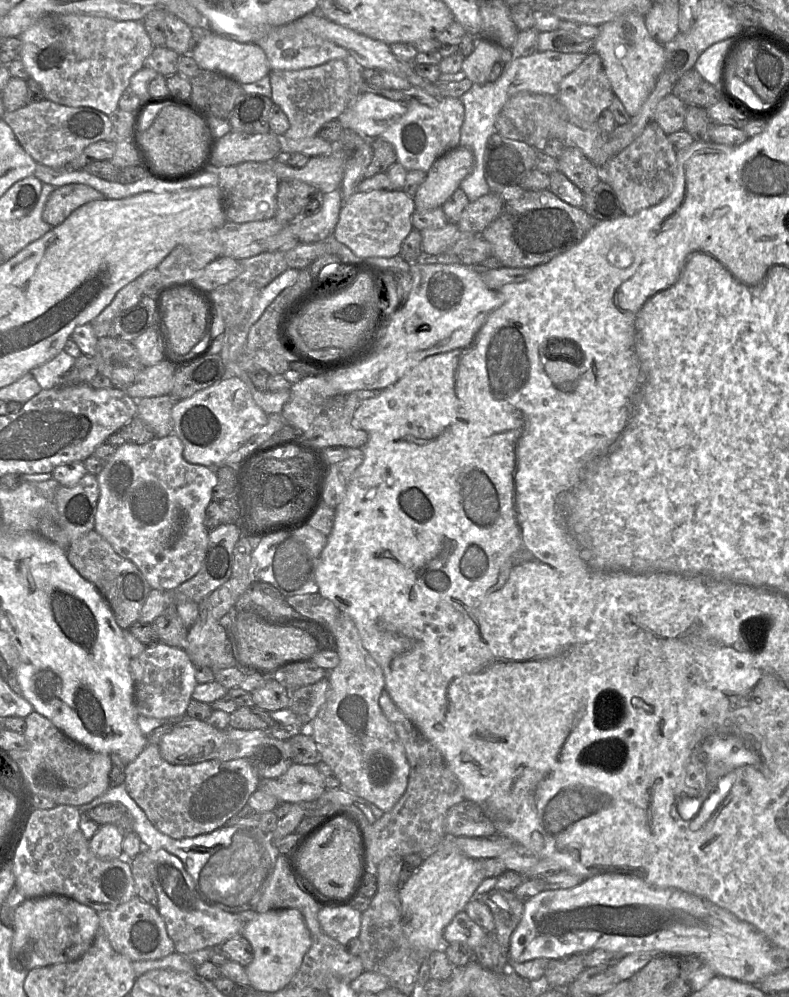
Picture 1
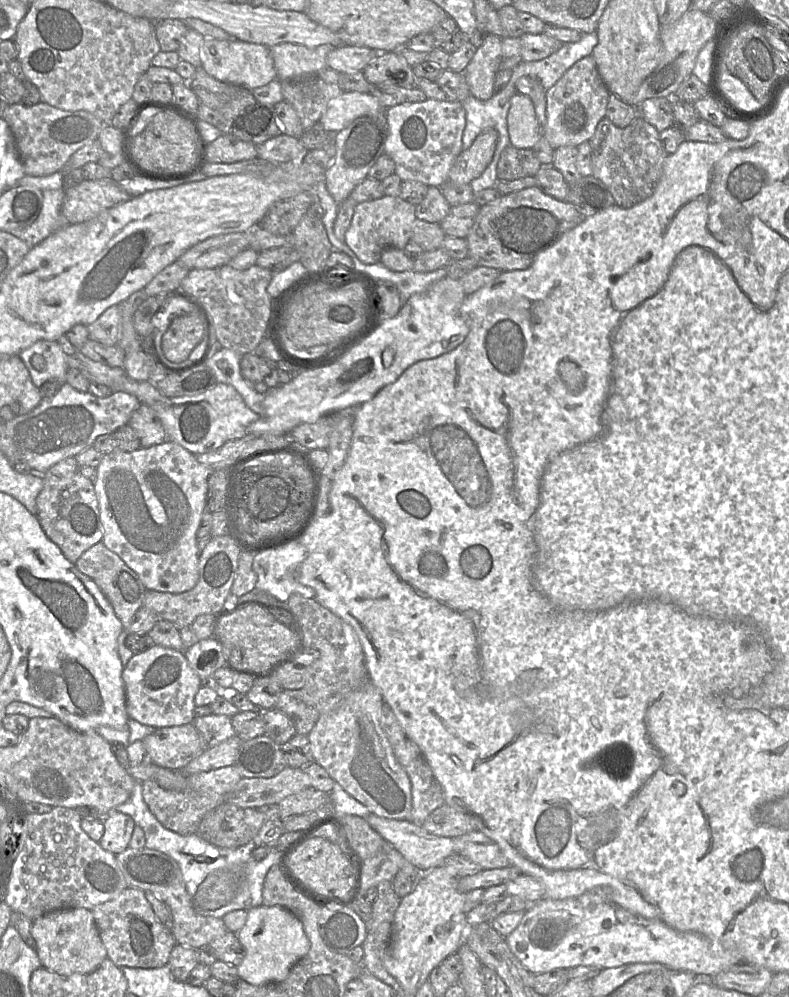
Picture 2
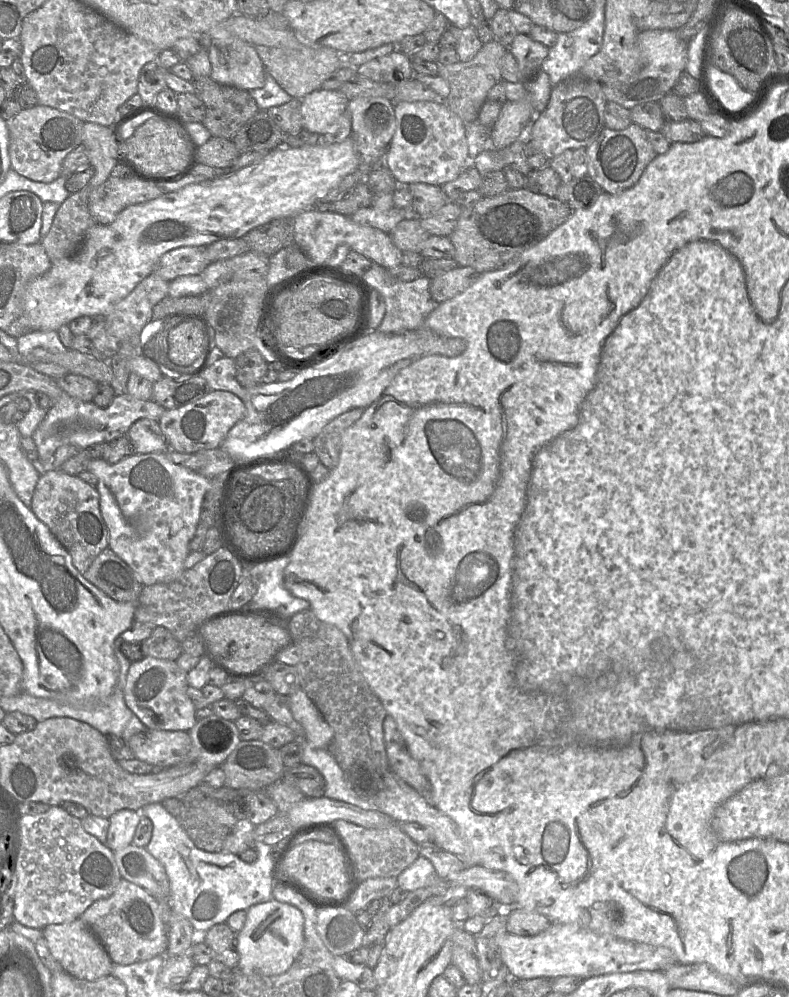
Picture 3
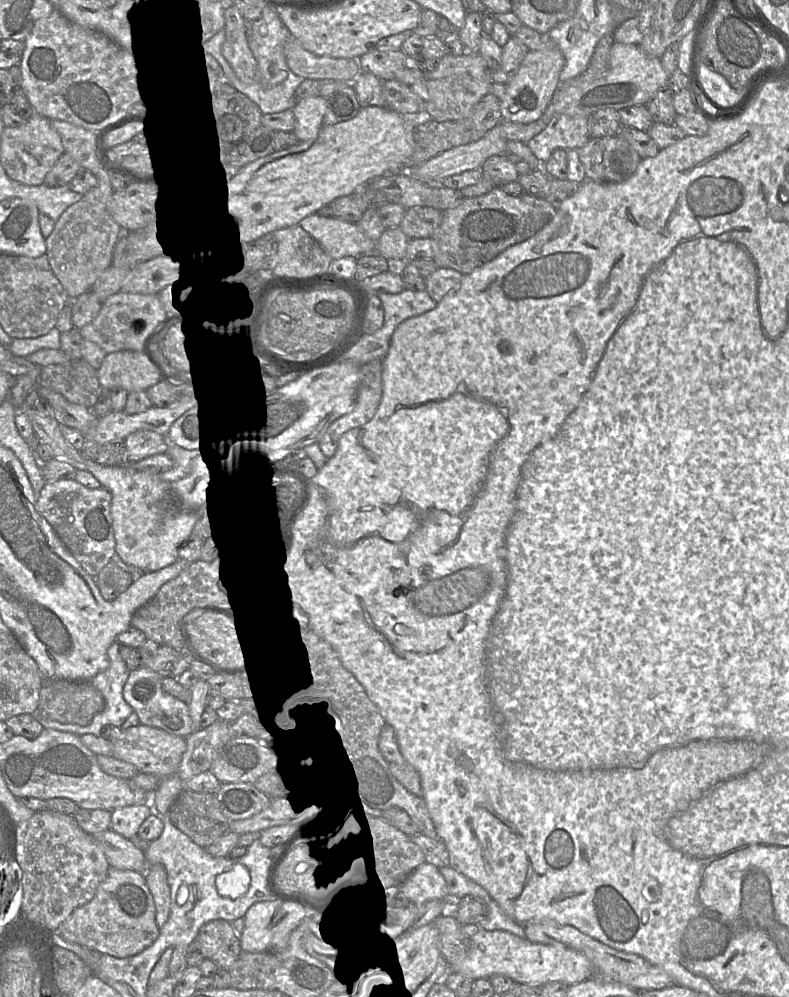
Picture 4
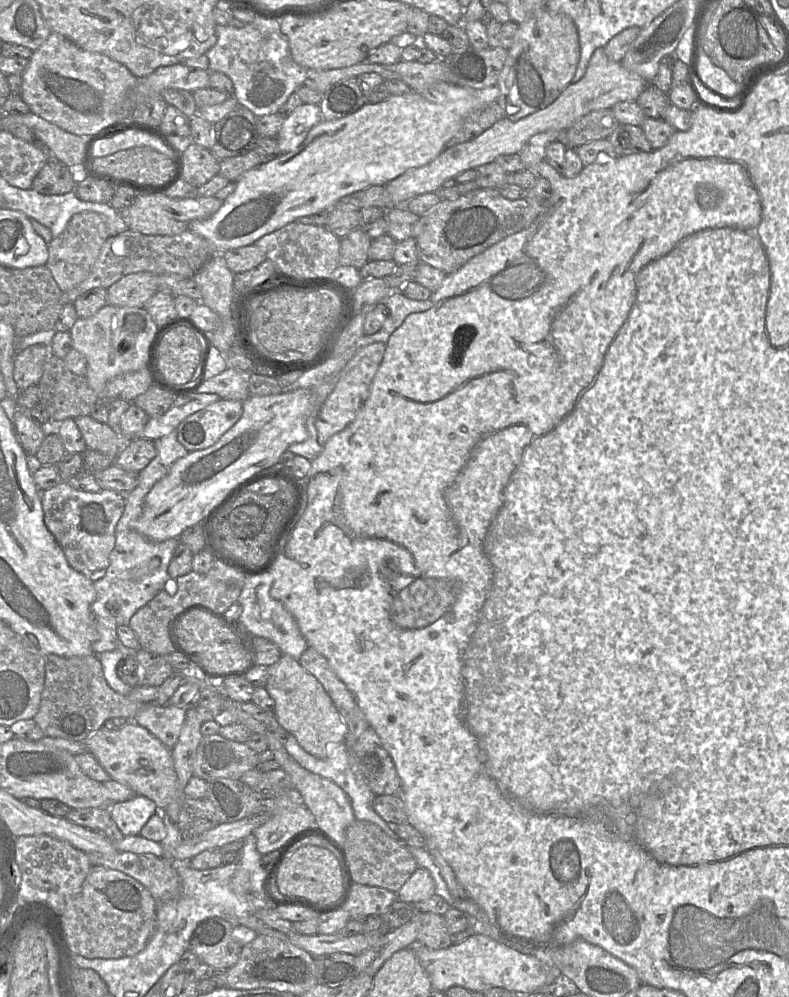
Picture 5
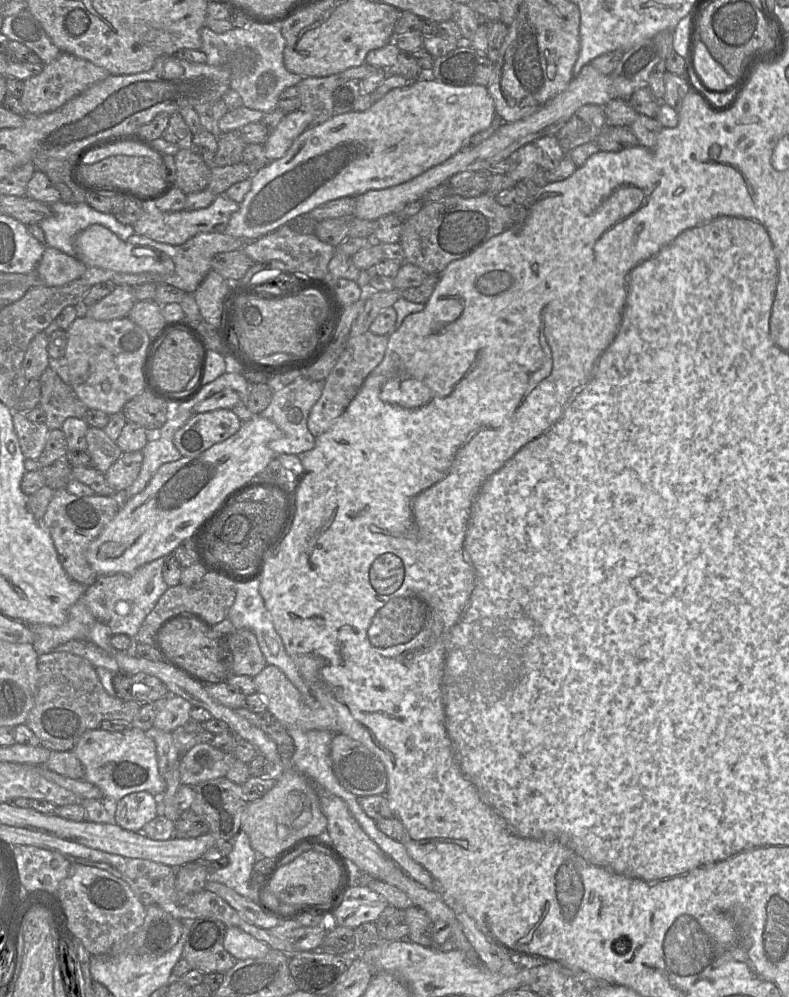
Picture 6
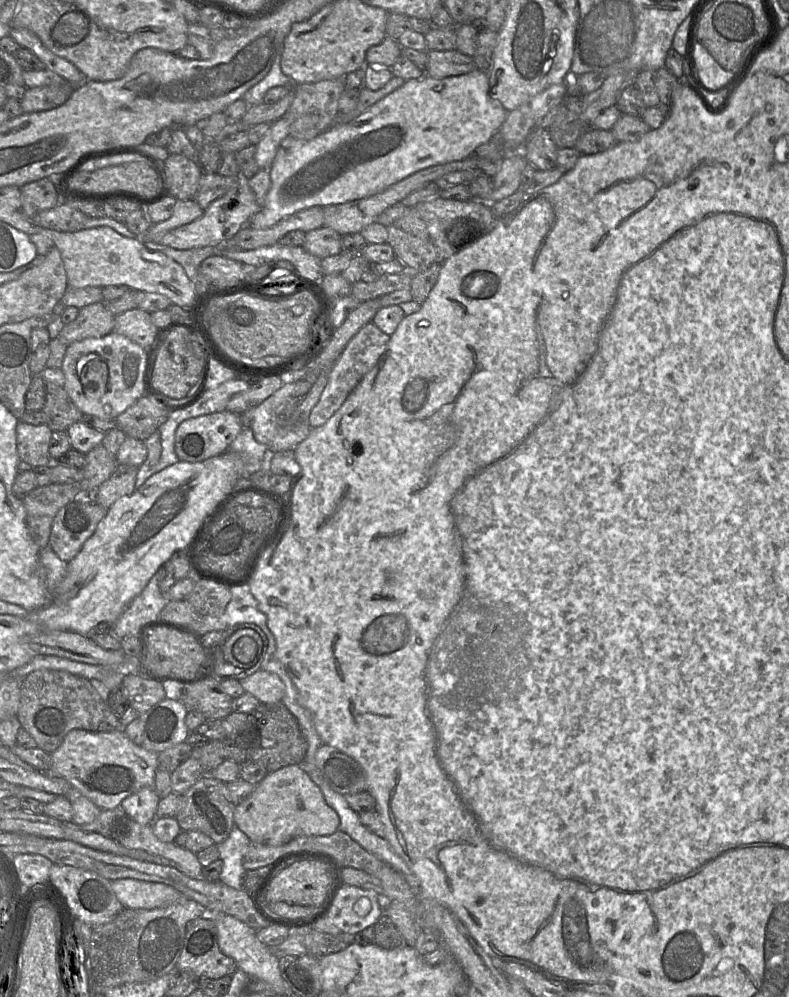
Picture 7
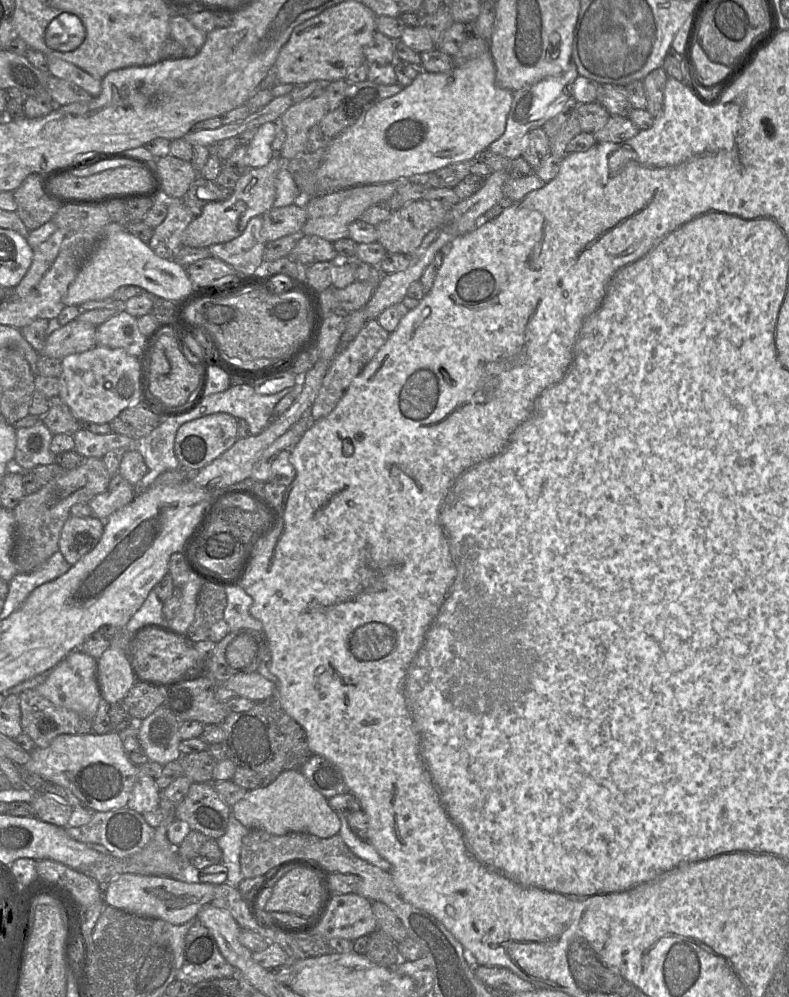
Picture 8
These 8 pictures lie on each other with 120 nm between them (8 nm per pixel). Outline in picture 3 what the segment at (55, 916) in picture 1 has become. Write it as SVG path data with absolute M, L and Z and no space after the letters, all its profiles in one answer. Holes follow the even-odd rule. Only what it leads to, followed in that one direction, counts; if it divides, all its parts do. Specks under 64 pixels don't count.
M80 918L69 923L47 925L42 929L42 935L47 942L51 955L60 963L63 970L71 976L95 981L111 974L112 961L108 953Z

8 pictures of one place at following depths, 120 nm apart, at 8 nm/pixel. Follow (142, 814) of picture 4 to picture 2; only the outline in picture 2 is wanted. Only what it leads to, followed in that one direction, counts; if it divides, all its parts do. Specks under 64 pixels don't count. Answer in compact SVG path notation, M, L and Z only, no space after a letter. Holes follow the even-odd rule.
M113 811L104 817L103 824L104 833L99 844L104 850L116 855L129 847L136 826L129 815Z

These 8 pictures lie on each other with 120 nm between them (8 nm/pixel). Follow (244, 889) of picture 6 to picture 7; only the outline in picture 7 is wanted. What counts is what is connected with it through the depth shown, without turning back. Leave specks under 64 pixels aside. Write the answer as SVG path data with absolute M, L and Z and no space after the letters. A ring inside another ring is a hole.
M236 825L233 826L228 838L217 844L219 859L223 862L220 882L238 890L243 890L246 870L242 861L251 845L250 839Z

